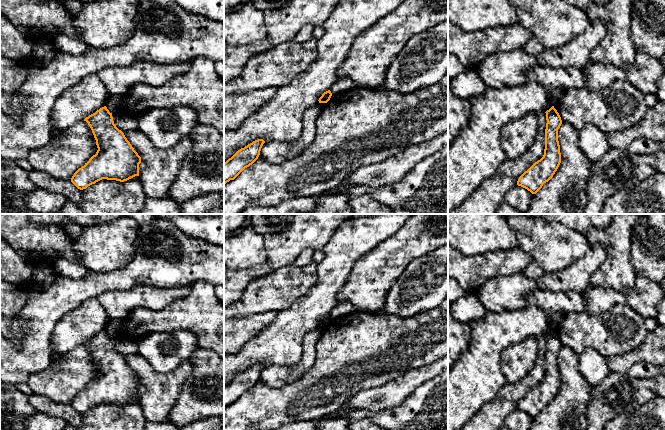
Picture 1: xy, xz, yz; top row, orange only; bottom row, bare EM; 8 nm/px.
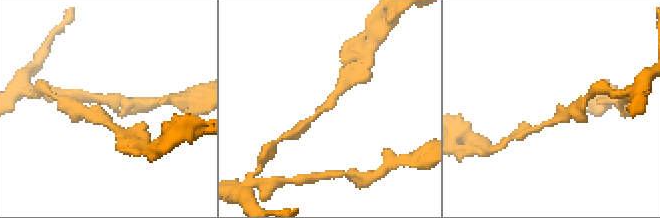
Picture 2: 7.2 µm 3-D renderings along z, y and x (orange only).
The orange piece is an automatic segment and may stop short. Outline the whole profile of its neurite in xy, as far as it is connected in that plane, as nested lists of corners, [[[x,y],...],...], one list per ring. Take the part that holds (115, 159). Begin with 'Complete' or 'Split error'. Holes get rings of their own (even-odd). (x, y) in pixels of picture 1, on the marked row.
Complete. [[[107,107],[100,108],[84,121],[92,130],[98,150],[74,173],[71,182],[83,190],[102,179],[124,182],[139,176],[141,157],[116,127]]]

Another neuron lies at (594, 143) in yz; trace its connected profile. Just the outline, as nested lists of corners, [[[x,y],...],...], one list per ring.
[[[592,124],[585,125],[578,134],[580,148],[591,161],[601,159],[610,149],[607,134]]]

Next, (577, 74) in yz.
[[[536,65],[526,73],[524,83],[538,83],[551,93],[555,89],[584,88],[584,68],[550,68]]]

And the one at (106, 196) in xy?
[[[139,176],[124,182],[102,179],[81,192],[82,201],[78,206],[84,214],[137,214],[144,208],[147,199]]]

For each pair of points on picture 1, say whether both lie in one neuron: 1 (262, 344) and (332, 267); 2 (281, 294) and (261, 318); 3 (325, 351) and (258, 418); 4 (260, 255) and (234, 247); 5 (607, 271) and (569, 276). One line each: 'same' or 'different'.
1: same
2: different
3: same
4: same
5: different

